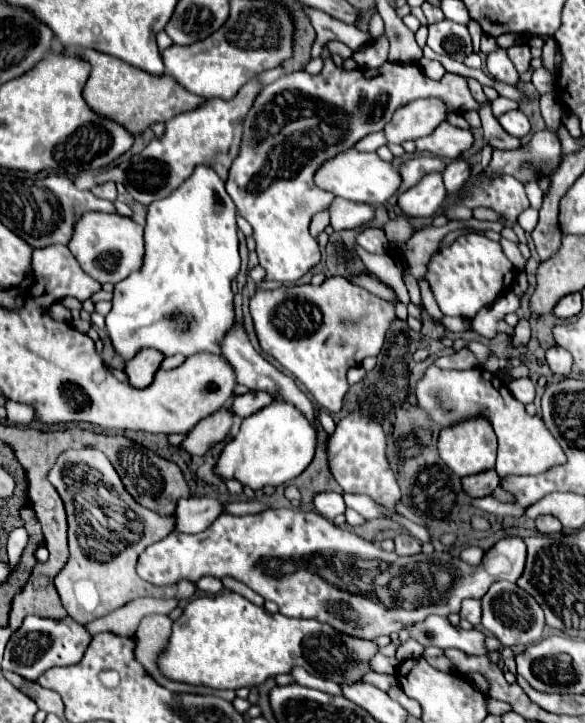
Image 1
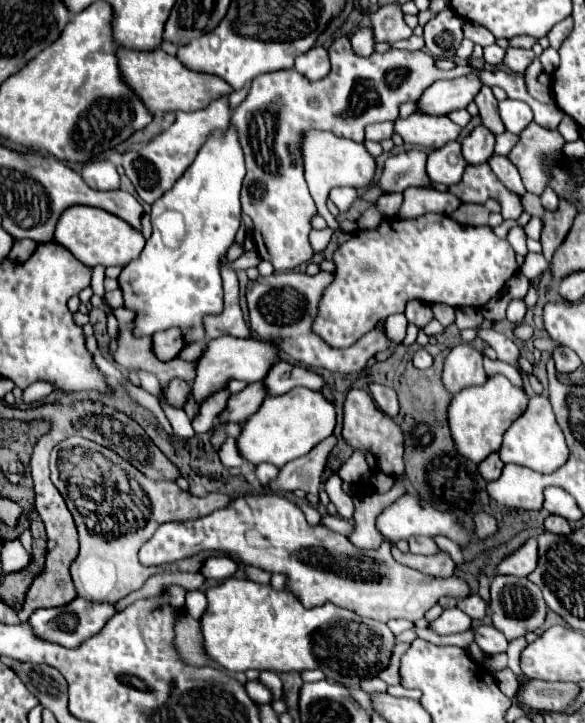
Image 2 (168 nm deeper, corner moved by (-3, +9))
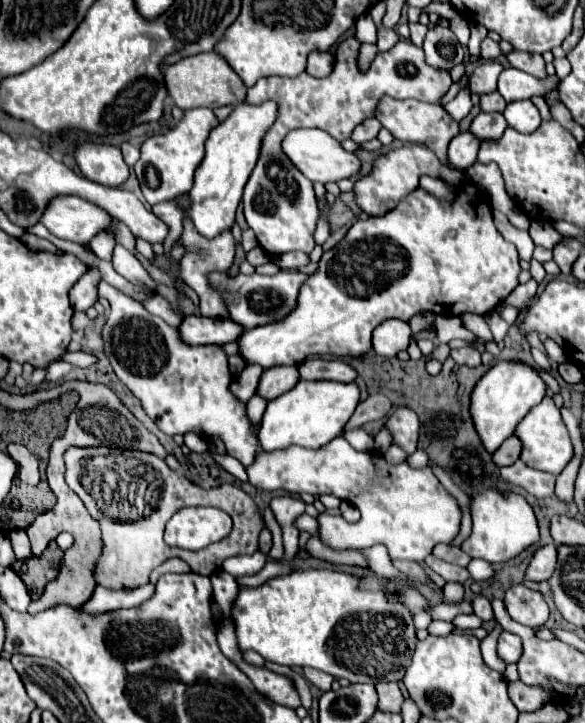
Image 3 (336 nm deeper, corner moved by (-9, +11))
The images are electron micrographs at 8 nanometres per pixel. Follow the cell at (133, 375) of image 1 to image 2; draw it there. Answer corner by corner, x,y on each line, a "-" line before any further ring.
168,328
168,330
154,334
154,352
160,360
176,358
184,346
186,342
184,342
184,334
180,328

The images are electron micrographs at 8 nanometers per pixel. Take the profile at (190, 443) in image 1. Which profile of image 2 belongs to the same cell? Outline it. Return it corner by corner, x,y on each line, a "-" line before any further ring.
252,382
248,384
242,392
232,394
228,400
226,410
220,414
218,422
234,422
234,424
242,424
246,422
264,402
264,398
268,396
264,382

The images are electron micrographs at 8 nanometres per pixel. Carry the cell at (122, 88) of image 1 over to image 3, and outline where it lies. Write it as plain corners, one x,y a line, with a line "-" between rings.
202,52
196,56
182,58
176,64
164,64
162,74
164,74
168,96
182,110
194,106
208,106
214,110
226,104
242,104
246,96
246,86
240,80
240,76
222,60
222,56
214,52

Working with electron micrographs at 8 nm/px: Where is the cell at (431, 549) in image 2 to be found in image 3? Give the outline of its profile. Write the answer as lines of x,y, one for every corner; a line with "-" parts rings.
436,544
432,550
432,556
458,564
458,566
468,566
468,562
470,562
470,556
466,552
462,552
458,546
450,546
450,544

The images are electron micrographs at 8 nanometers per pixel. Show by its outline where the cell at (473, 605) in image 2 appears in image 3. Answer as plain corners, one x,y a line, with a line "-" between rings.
478,594
474,600
472,600
472,610
478,618
482,620
492,620
492,606
490,606
490,600
482,594

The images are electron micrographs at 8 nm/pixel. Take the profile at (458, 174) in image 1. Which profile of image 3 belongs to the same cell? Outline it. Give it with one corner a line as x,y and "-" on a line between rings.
480,112
480,114
474,118
474,122
472,122
472,126
470,126
470,132
472,132
480,142
486,142
486,140
498,140
498,138
504,134
506,128
508,128
508,124
506,124
506,120
504,120
502,114
498,114
498,112
494,112
494,114
484,114
484,112

